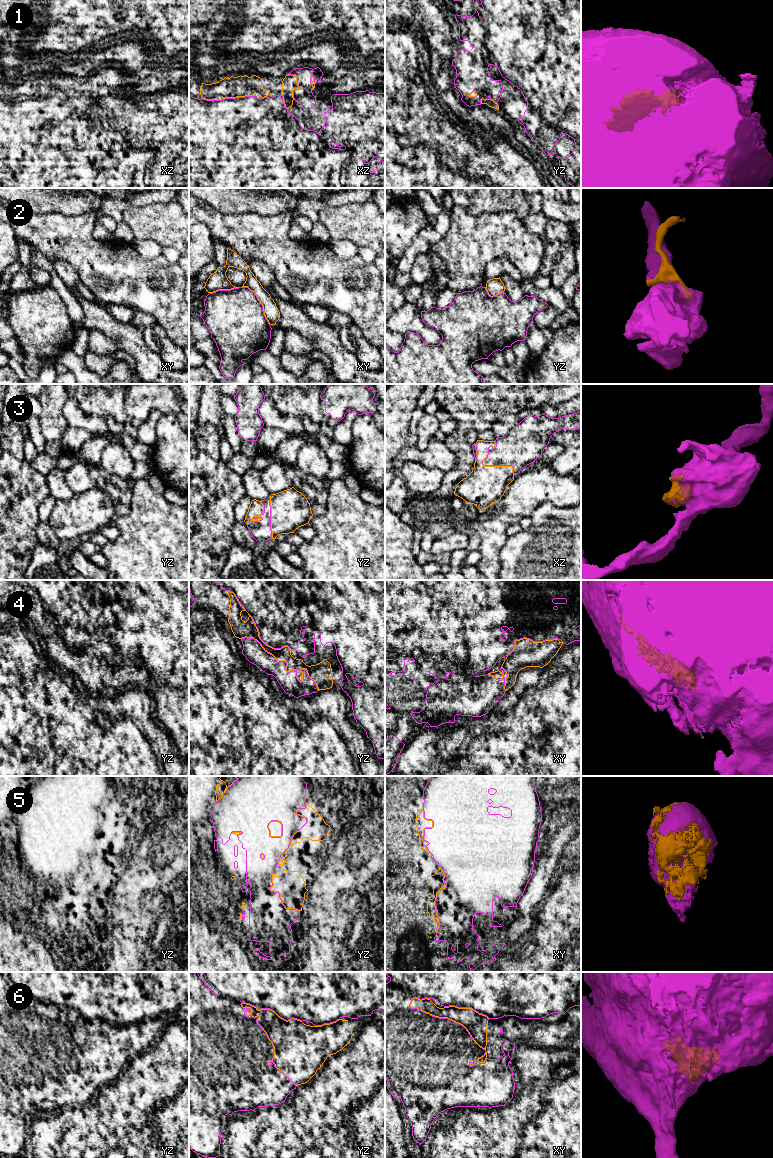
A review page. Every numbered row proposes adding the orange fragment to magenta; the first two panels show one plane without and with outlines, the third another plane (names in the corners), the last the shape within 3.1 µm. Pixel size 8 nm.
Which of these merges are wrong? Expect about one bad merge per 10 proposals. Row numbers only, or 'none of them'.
2

